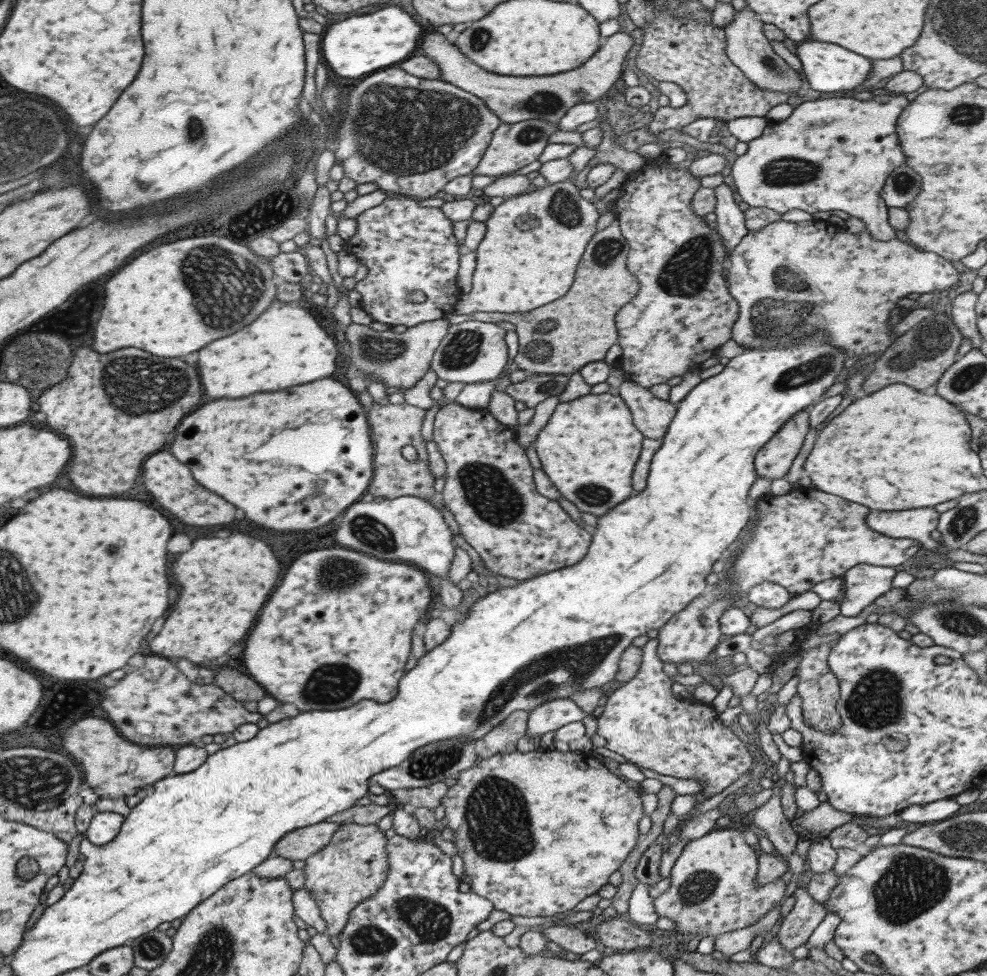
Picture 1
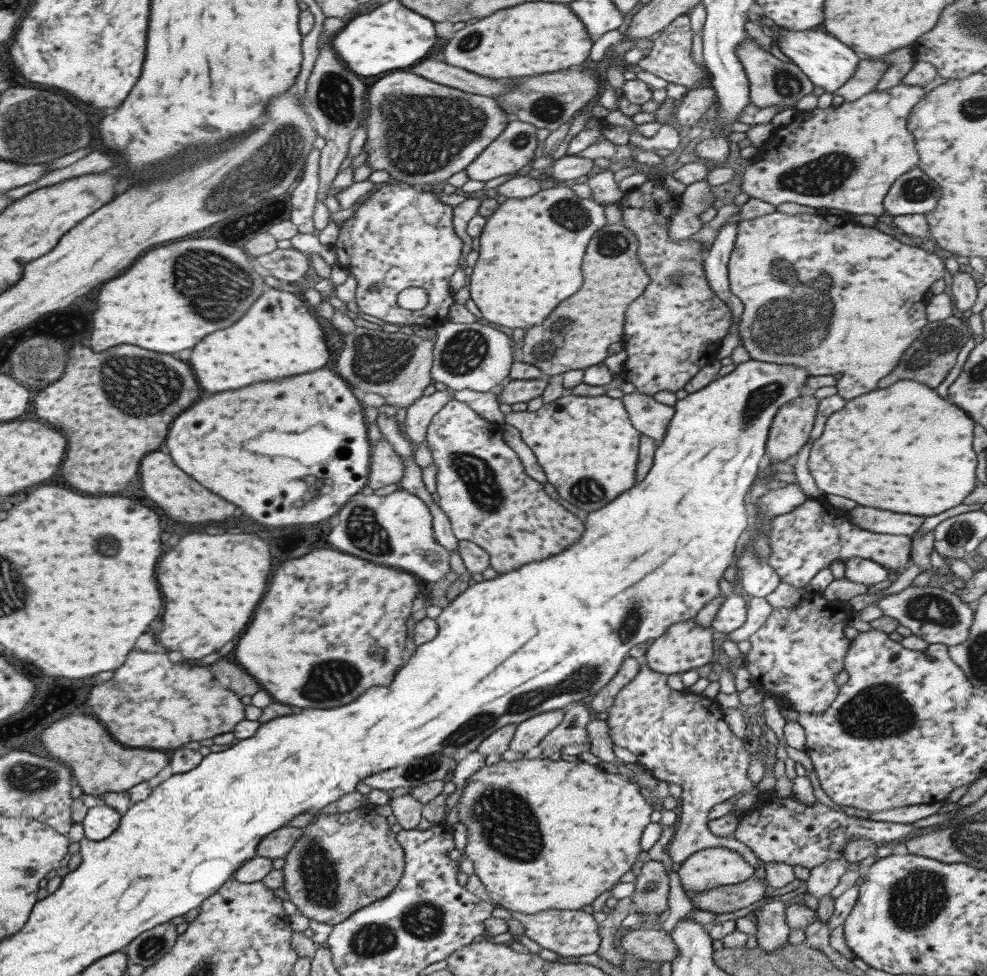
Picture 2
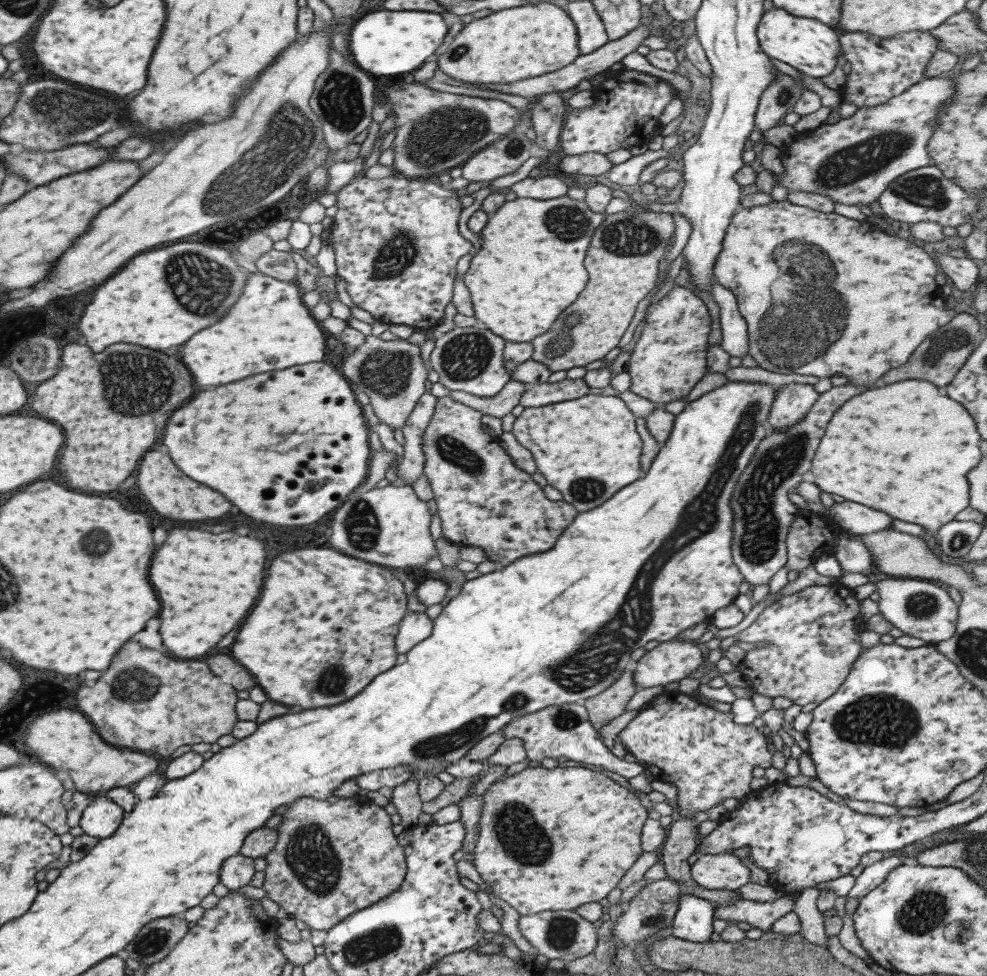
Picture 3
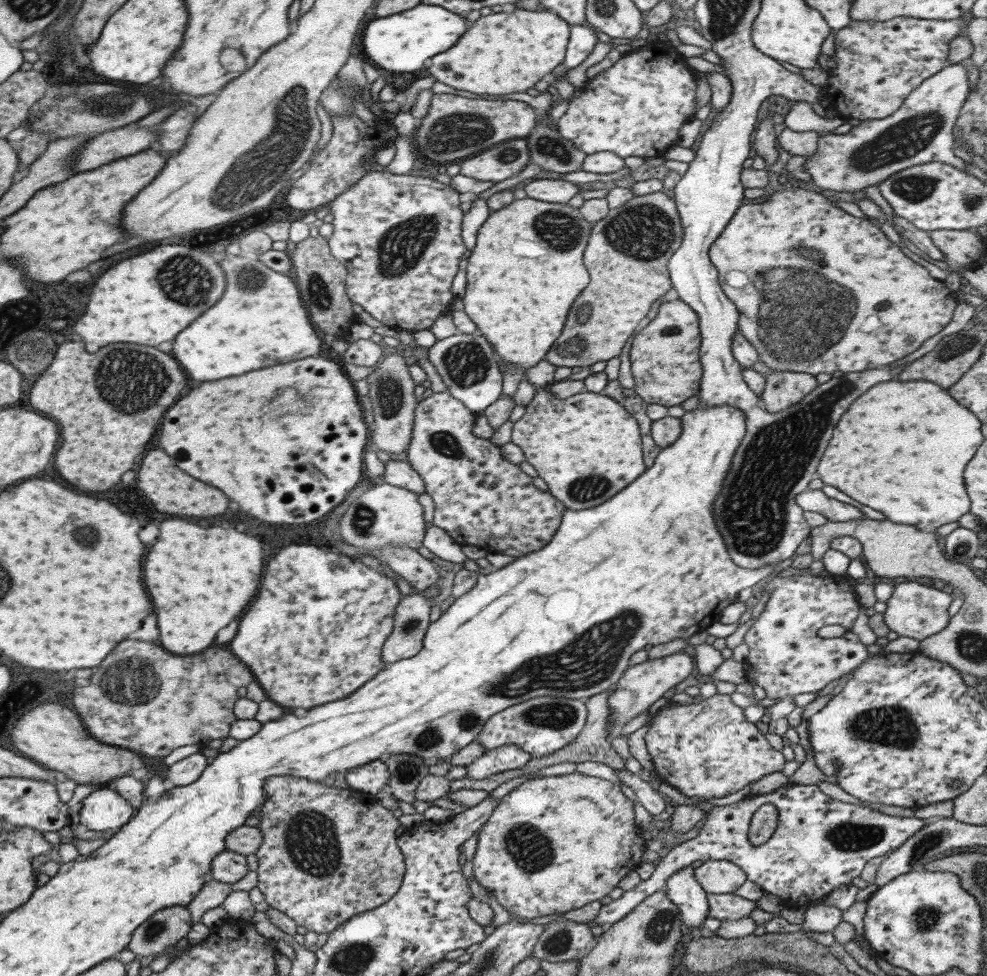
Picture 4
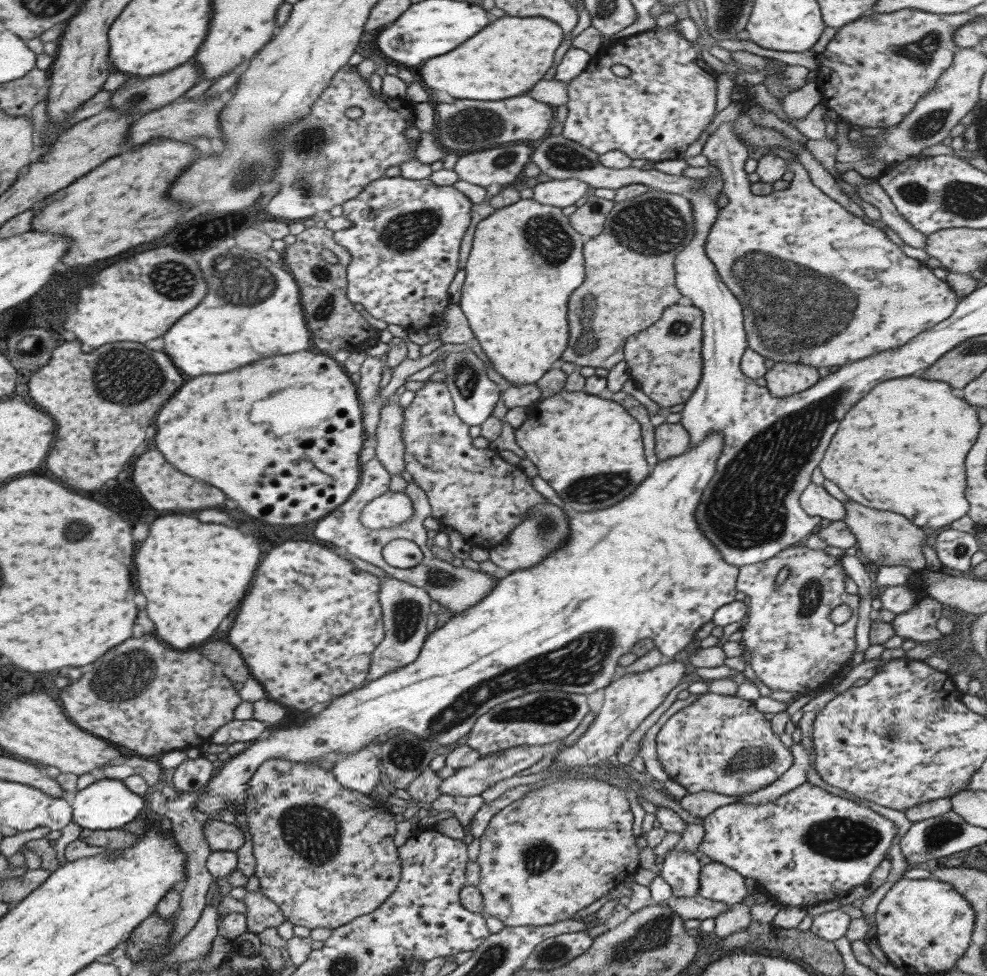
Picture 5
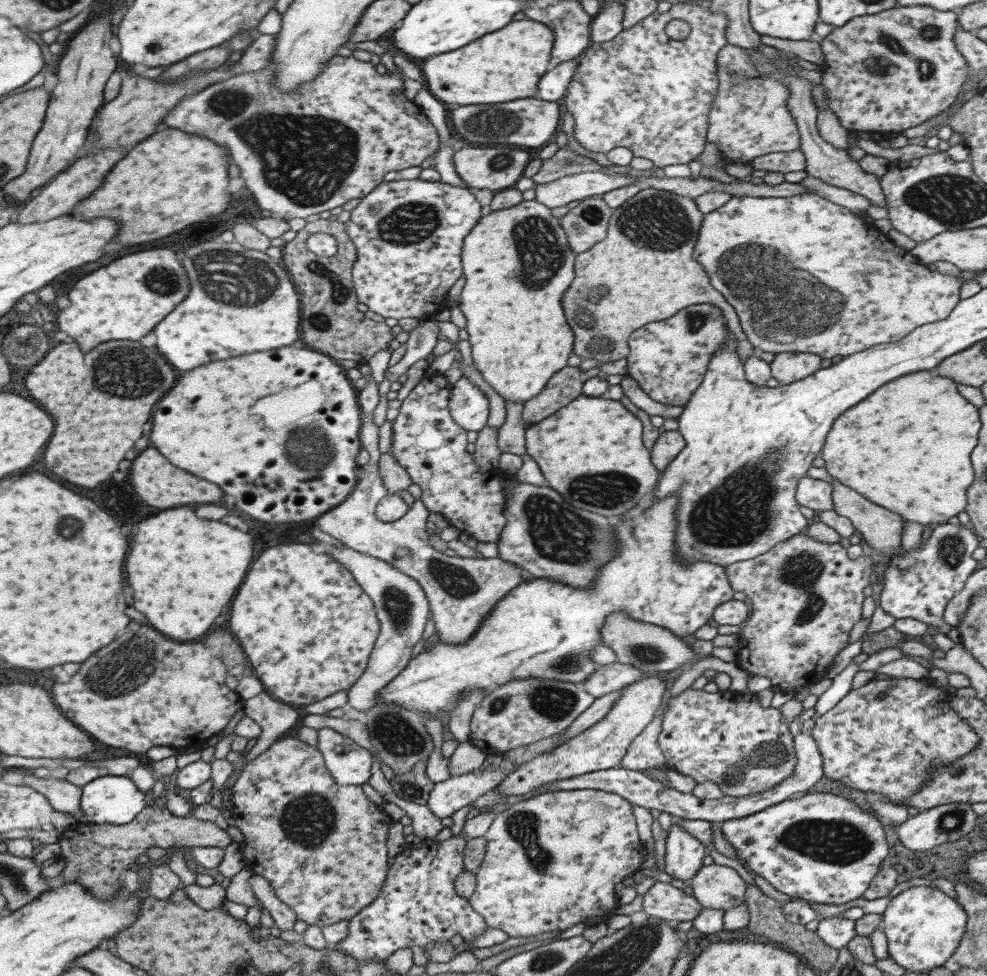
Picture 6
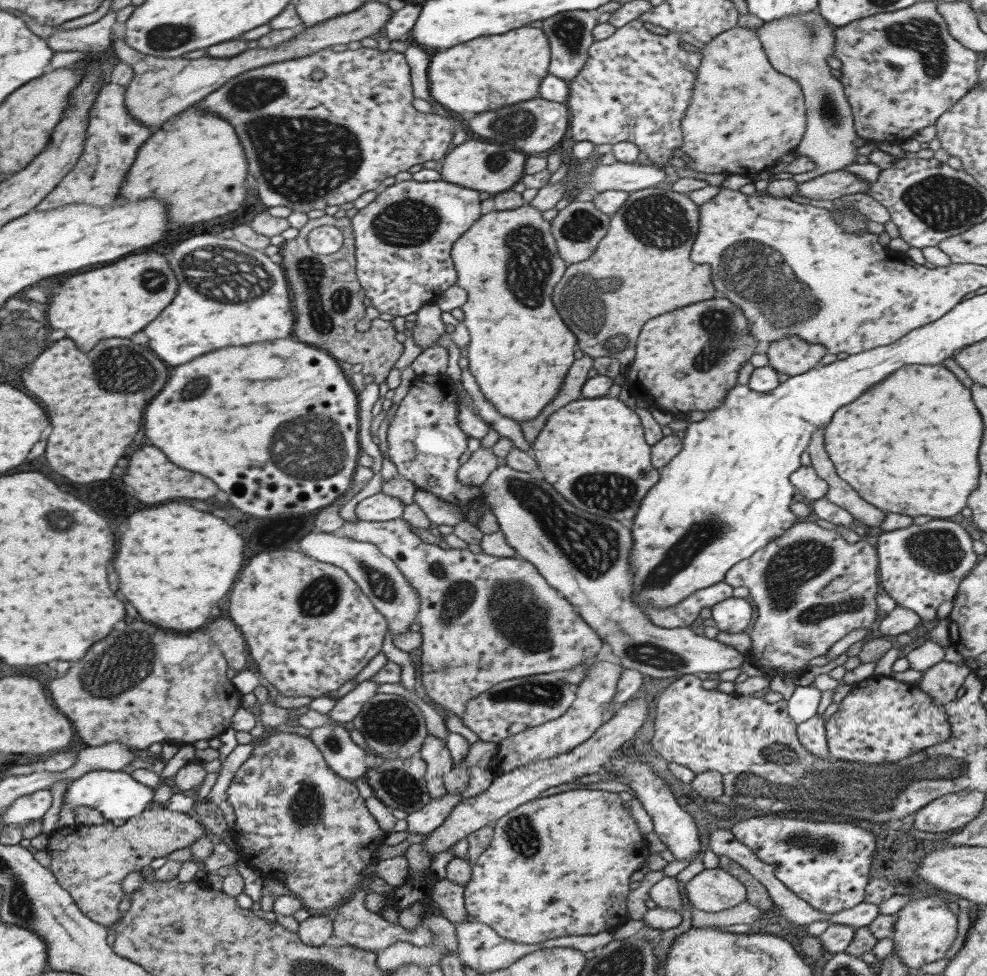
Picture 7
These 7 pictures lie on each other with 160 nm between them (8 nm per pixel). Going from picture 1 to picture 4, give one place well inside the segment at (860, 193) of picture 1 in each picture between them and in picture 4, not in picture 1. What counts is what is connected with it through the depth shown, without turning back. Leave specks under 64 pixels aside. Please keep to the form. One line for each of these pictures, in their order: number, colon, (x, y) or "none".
2: (846, 157)
3: (851, 160)
4: (920, 131)

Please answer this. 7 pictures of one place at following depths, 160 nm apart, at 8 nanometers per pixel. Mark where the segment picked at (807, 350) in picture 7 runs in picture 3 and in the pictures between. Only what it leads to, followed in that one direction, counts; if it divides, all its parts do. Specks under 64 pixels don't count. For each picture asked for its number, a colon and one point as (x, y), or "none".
3: (790, 403)
4: (782, 389)
5: (784, 379)
6: (786, 367)

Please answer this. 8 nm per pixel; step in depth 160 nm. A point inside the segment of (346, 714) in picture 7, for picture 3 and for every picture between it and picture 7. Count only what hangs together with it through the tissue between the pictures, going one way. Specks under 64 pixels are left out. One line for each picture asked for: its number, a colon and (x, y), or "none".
3: (414, 627)
4: (411, 616)
5: (404, 607)
6: (401, 607)

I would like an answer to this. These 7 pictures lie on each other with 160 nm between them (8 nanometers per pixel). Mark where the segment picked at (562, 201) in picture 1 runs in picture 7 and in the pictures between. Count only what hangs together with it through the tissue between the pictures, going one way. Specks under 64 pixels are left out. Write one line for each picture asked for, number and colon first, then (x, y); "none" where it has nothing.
2: (530, 249)
3: (529, 267)
4: (519, 306)
5: (517, 315)
6: (518, 338)
7: (518, 352)

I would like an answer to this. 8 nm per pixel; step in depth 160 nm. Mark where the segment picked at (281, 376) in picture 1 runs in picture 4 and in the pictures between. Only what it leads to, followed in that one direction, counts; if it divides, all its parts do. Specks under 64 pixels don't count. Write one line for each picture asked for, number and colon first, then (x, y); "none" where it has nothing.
2: (276, 337)
3: (268, 328)
4: (260, 320)

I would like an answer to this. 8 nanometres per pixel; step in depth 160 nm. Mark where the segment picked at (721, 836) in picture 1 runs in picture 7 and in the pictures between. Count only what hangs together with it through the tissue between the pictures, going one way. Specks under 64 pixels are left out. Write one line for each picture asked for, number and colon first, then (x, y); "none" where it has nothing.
2: (712, 867)
3: (722, 871)
4: (714, 876)
5: (718, 883)
6: (715, 887)
7: (714, 890)

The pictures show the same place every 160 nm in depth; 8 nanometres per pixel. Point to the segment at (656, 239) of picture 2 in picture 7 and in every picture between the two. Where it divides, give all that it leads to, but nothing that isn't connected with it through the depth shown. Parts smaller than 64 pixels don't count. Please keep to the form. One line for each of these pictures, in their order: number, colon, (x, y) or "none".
3: (668, 358)
4: (664, 358)
5: (663, 359)
6: (668, 359)
7: (685, 360)

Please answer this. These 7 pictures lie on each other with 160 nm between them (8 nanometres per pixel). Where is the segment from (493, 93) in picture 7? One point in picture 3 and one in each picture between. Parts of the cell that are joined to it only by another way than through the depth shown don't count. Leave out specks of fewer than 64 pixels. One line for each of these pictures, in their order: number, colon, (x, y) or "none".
3: (485, 50)
4: (506, 52)
5: (508, 56)
6: (503, 65)

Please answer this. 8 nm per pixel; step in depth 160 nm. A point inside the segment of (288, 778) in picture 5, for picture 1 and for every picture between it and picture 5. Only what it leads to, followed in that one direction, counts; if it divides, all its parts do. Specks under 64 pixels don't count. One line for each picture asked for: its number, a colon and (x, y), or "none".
1: (352, 866)
2: (342, 862)
3: (333, 857)
4: (327, 854)

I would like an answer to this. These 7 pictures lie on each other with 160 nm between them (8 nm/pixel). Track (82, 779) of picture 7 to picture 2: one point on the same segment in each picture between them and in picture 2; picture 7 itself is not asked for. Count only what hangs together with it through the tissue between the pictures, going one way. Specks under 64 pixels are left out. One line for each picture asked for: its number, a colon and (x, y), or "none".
2: (100, 821)
3: (100, 818)
4: (103, 809)
5: (105, 804)
6: (106, 799)

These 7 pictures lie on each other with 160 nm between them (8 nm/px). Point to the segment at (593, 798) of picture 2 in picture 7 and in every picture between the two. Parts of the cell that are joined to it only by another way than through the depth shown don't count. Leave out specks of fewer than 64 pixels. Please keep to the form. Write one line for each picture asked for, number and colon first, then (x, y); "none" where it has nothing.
3: (574, 832)
4: (580, 830)
5: (557, 849)
6: (551, 861)
7: (559, 865)

